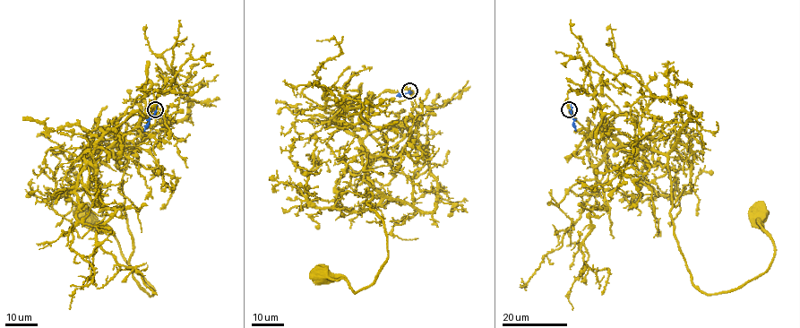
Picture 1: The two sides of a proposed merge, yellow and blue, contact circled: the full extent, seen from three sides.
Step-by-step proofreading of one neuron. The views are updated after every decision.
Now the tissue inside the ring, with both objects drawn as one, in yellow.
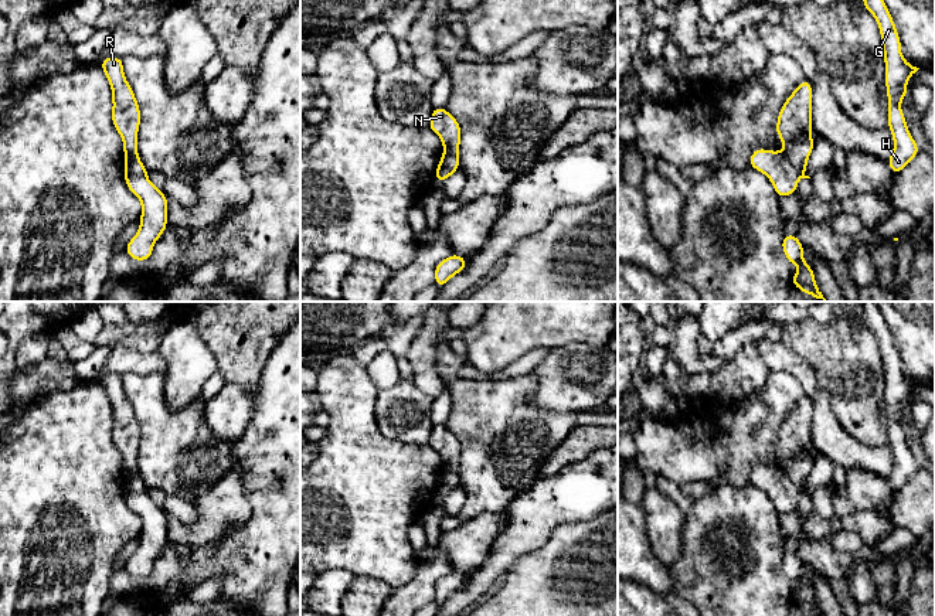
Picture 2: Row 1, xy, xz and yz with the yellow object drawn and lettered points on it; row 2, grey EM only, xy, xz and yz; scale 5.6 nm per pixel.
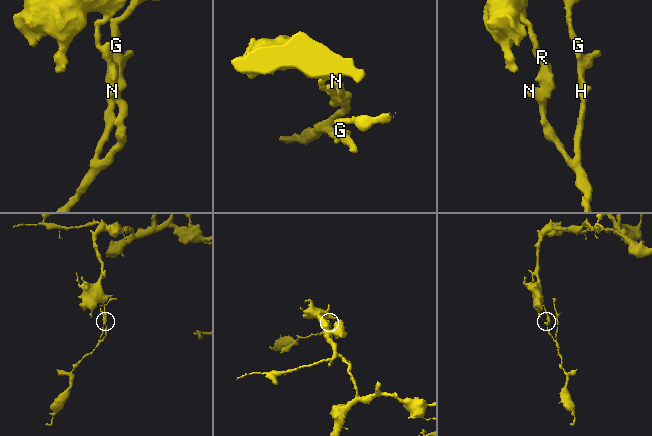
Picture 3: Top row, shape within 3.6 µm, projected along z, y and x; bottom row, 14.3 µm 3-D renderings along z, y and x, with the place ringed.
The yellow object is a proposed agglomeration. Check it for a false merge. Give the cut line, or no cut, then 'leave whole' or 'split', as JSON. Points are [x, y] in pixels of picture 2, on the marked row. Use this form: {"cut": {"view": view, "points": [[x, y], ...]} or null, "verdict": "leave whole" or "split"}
{"cut": null, "verdict": "leave whole"}

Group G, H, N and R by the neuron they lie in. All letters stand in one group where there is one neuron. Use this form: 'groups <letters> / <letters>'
groups G H N R

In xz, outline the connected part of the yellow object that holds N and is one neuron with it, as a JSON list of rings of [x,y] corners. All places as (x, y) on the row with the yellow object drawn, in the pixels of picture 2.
[[[434,108],[428,127],[434,130],[443,143],[443,154],[434,180],[445,181],[460,166],[458,153],[462,129],[459,122],[445,108]]]

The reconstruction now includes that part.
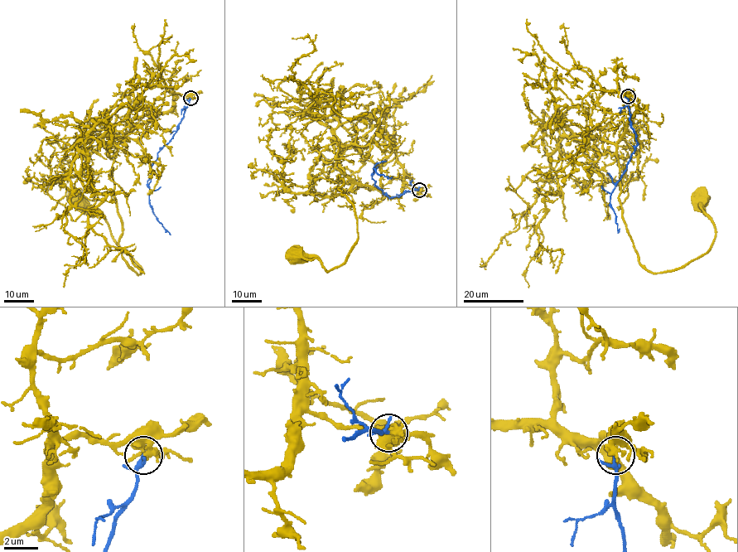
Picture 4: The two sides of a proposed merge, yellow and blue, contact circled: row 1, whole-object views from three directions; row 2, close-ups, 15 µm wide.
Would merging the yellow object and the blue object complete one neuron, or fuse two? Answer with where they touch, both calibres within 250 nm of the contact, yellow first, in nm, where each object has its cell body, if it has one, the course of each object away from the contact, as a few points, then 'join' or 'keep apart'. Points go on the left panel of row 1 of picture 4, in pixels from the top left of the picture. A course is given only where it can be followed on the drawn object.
at (190, 98); 360 nm thick on the yellow side, 130 nm on the other; cell body of yellow at (78, 203); no cell body on blue; yellow runs (190, 98), (176, 94), (169, 110), (139, 124), (113, 164), (118, 247), (141, 273), (98, 213), (79, 202); blue runs (190, 98), (179, 128), (157, 153), (147, 181), (150, 205), (171, 234); join

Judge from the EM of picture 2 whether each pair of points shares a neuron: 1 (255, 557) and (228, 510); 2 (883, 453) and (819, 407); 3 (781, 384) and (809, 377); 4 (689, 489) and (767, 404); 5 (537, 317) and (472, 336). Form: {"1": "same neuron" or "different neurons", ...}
{"1": "different neurons", "2": "same neuron", "3": "different neurons", "4": "different neurons", "5": "same neuron"}

